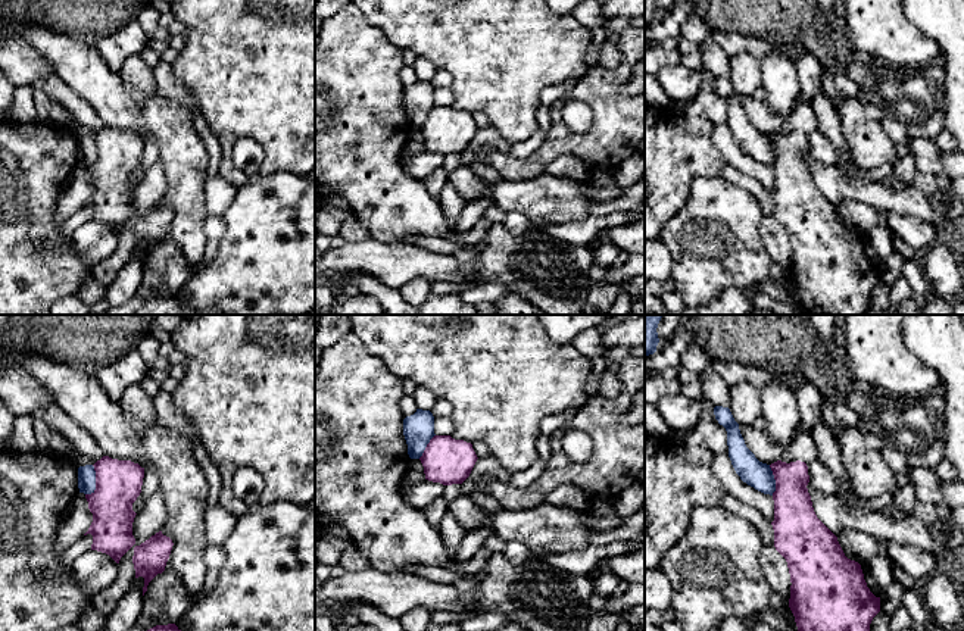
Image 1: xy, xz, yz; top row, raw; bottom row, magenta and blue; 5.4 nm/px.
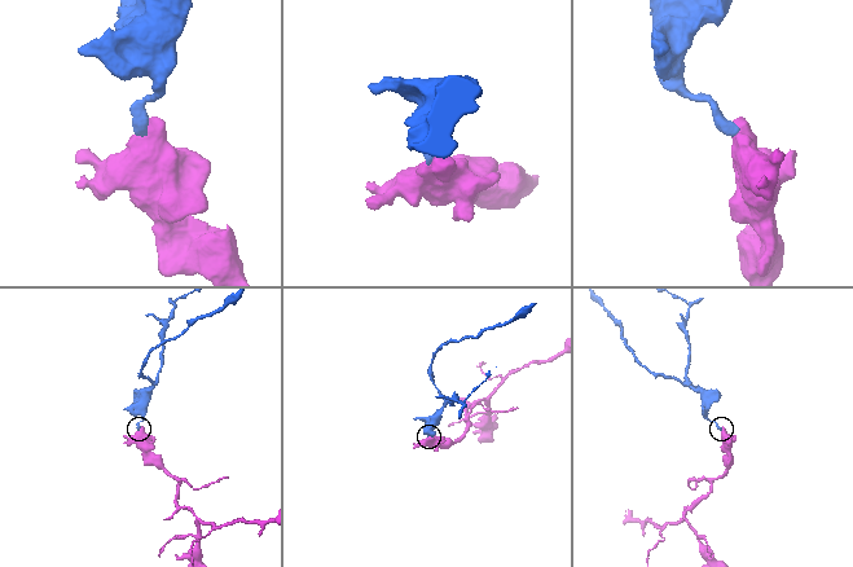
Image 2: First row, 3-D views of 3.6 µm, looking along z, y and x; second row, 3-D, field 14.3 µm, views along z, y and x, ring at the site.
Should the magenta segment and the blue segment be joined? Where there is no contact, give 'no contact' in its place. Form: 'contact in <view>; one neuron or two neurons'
contact in xy; two neurons

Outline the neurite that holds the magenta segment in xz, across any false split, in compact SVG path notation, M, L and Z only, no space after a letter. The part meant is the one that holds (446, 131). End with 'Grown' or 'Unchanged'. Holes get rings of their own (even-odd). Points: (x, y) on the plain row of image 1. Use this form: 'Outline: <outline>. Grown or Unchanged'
Outline: M434 106L419 128L425 150L443 156L462 154L477 129L471 113L450 106Z. Unchanged

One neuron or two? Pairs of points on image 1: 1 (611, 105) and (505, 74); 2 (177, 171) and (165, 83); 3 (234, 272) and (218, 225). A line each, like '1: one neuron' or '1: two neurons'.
1: two neurons
2: two neurons
3: two neurons

